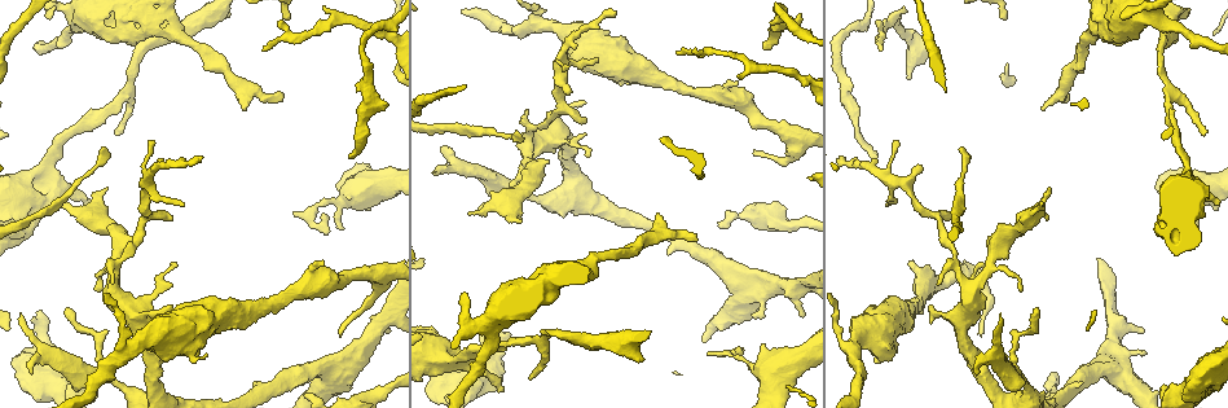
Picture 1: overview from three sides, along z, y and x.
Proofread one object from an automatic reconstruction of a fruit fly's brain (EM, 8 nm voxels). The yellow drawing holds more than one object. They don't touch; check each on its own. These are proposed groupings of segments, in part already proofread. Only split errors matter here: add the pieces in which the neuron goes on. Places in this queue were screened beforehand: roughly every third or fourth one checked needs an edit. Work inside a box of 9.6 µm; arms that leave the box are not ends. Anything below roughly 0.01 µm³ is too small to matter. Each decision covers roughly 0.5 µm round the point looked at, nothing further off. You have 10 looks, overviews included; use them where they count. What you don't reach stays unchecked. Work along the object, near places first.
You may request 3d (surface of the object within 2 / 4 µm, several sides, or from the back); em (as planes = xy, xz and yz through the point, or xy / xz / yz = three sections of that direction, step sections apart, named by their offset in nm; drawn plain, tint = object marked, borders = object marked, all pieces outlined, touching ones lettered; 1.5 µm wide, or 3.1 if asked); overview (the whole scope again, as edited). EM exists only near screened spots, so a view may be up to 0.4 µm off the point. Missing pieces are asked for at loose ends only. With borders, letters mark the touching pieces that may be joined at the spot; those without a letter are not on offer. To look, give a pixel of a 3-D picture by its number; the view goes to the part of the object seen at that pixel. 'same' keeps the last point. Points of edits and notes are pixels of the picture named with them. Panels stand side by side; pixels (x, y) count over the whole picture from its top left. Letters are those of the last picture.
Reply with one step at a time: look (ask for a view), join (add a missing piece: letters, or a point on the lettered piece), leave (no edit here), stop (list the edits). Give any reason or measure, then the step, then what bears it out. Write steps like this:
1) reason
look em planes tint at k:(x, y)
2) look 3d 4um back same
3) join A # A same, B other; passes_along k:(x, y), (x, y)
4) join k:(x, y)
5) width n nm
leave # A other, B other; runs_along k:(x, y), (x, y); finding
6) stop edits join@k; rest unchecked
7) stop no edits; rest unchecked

stops while still wide
look em planes borders at 1:(20, 386)

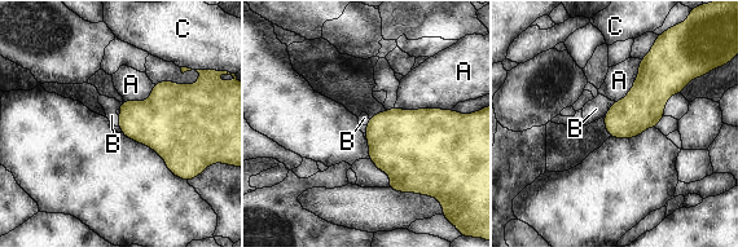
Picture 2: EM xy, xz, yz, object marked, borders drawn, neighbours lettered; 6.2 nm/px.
width 240 nm
leave # A other, B other, C other; no lettered piece goes on from it

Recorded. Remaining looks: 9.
branch stops here
look 3d 2um at 1:(341, 336)

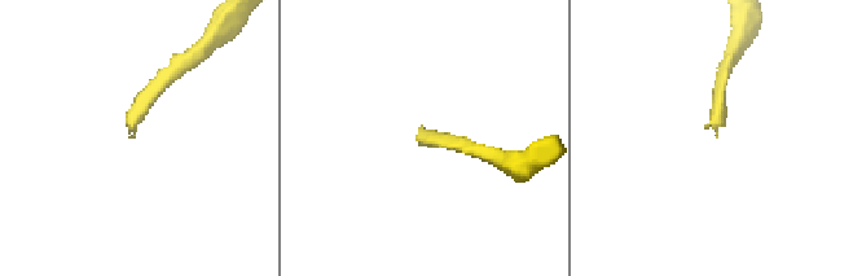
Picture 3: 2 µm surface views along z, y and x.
look em planes borders at 3:(424, 132)

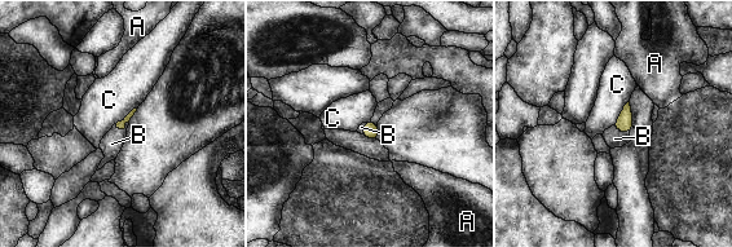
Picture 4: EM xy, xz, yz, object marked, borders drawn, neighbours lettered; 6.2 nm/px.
join 4:(614, 139) # A other, B same, C other; passes_along 4:(624, 123), (621, 131), (614, 139); the neuron continues

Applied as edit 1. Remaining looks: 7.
an open end
look 3d 4um at 1:(1144, 352)

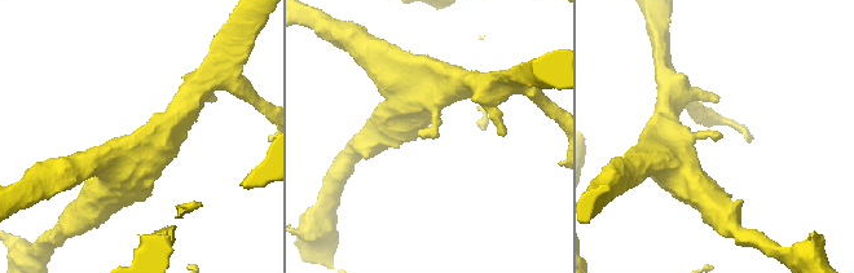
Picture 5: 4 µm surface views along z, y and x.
look em xz step 4 tint at 5:(718, 134)

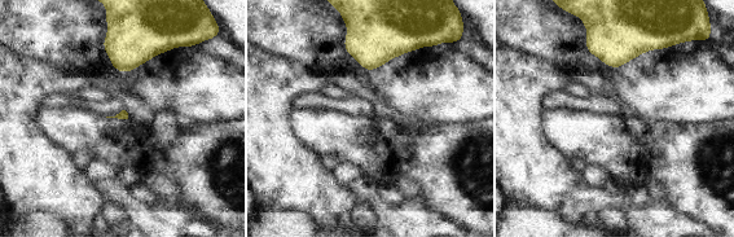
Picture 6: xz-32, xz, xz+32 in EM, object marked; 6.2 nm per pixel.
look em planes borders same

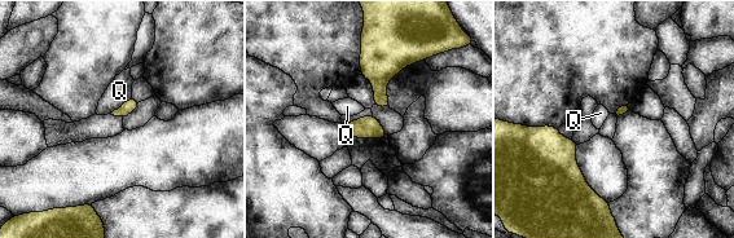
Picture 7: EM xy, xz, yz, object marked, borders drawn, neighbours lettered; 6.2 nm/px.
leave # Q other; border 7:(131, 97), (109, 113); none of them fits

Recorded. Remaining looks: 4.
an open end
look 3d 4um at 1:(101, 290)

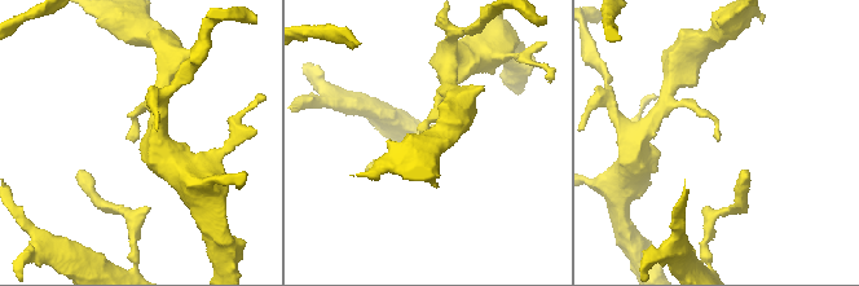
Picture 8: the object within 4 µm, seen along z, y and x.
look em planes borders at 8:(717, 139)

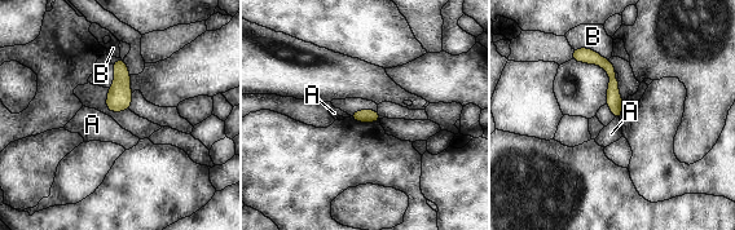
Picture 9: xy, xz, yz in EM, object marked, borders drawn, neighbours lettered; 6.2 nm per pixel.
width 80 nm
leave # A other, B other; runs_along 9:(576, 52), (611, 71), (616, 115); no lettered piece goes on from it

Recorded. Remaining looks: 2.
stop edits join@4; rest unchecked

